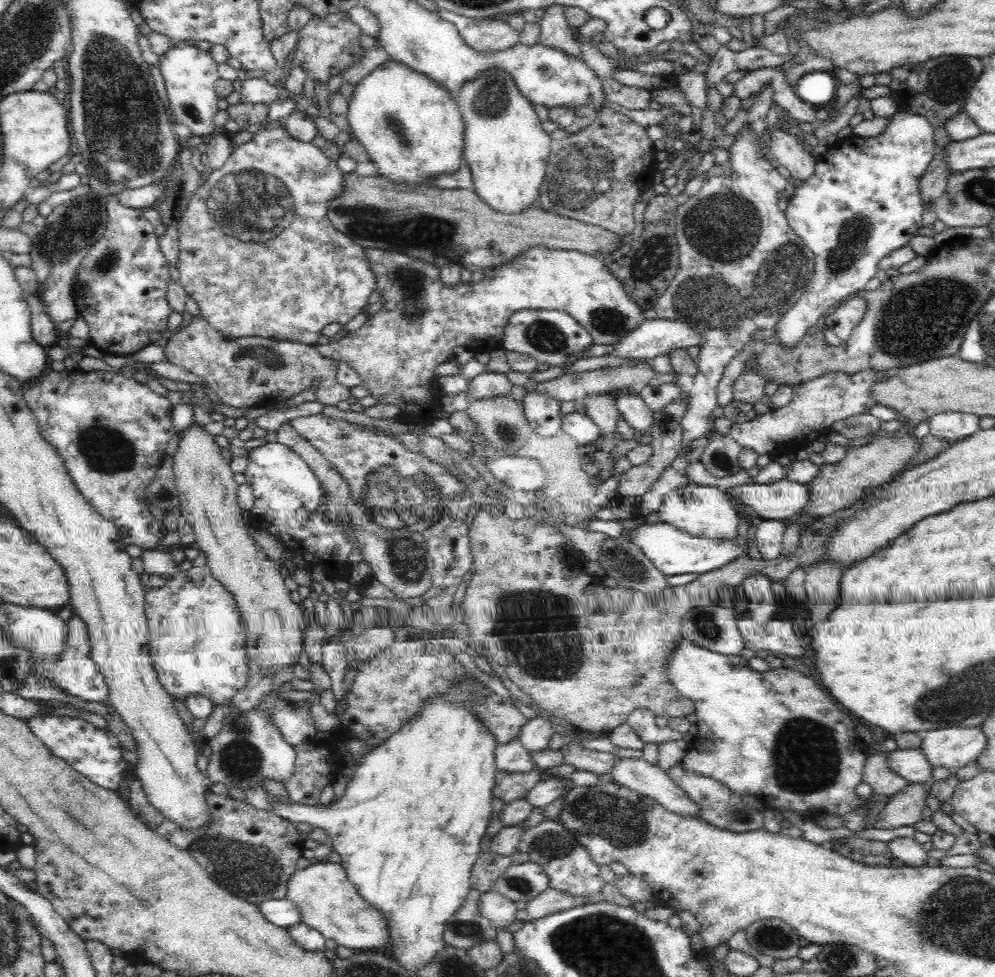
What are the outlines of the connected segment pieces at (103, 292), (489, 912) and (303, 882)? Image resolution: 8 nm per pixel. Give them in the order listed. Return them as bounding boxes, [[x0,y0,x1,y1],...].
[[74,193,173,356],[476,888,517,928],[284,860,390,952]]

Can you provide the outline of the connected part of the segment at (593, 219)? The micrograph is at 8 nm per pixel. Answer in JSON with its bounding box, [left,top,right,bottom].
[538,106,656,237]

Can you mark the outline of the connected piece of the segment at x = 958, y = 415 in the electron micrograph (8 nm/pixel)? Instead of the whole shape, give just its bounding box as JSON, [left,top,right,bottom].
[928,412,979,442]

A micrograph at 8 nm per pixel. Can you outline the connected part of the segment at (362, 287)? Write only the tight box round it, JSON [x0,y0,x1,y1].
[177,120,375,345]

